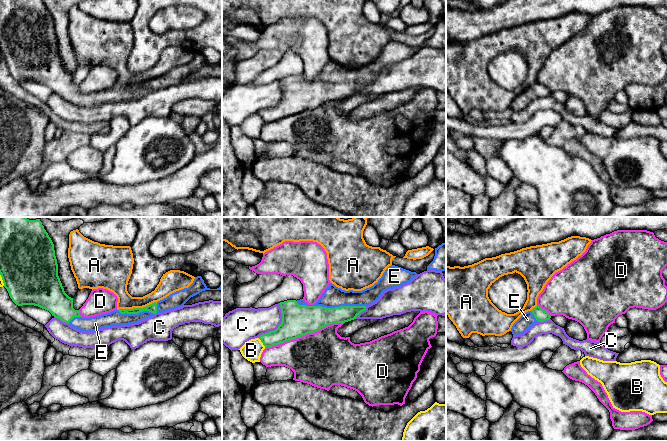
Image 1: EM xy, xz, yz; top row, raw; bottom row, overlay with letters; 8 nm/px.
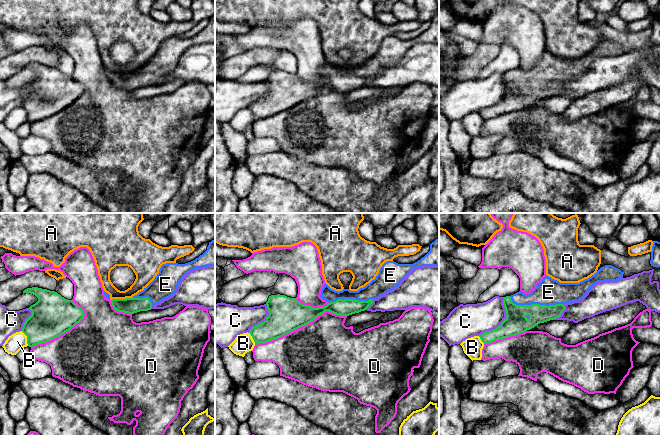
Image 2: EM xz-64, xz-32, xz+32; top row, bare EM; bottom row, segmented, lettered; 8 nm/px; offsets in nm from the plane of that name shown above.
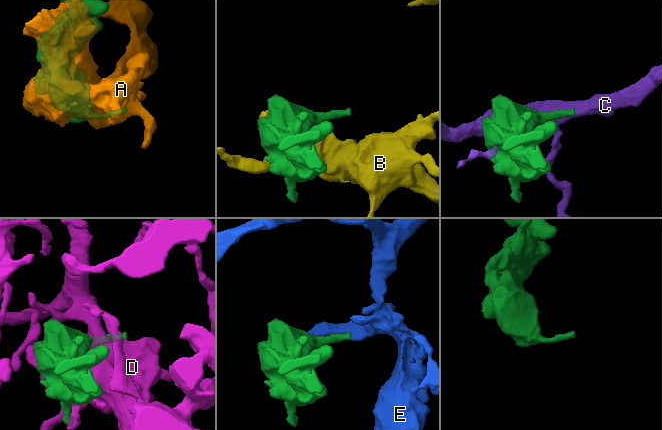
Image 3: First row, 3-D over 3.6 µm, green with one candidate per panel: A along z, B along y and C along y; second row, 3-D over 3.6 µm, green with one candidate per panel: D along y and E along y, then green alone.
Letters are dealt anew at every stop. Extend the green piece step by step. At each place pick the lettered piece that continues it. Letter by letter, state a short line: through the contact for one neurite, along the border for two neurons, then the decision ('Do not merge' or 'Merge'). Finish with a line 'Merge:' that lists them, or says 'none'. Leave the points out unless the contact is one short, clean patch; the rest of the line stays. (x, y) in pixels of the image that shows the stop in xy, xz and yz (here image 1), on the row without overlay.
A: Do not merge
B: Do not merge
C: Do not merge
D: Do not merge
E: Merge
Merge: E

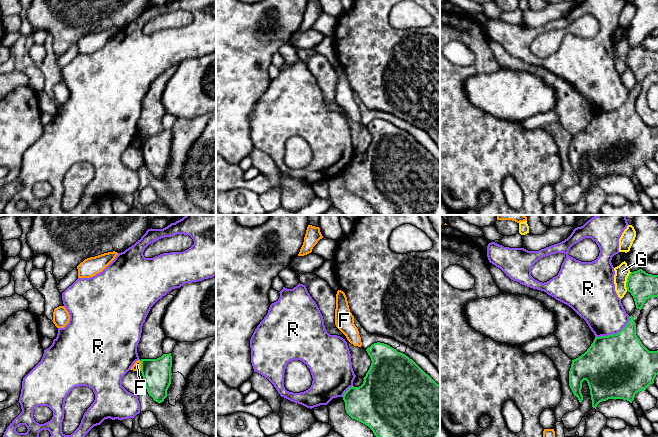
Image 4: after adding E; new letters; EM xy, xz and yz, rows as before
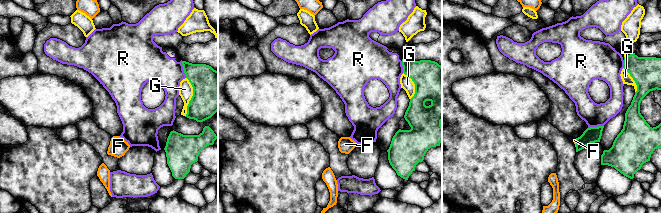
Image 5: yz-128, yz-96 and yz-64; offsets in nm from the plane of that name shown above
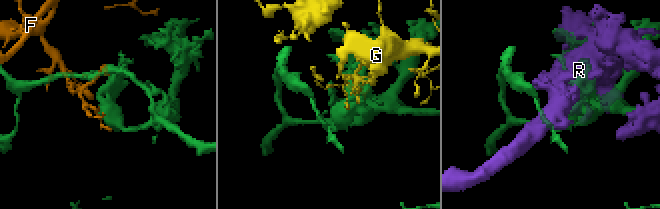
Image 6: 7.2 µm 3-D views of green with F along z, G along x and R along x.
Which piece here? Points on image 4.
F: Line: xy (139, 136), (140, 146). Do not merge
G: Do not merge
R: Do not merge
Merge: none

